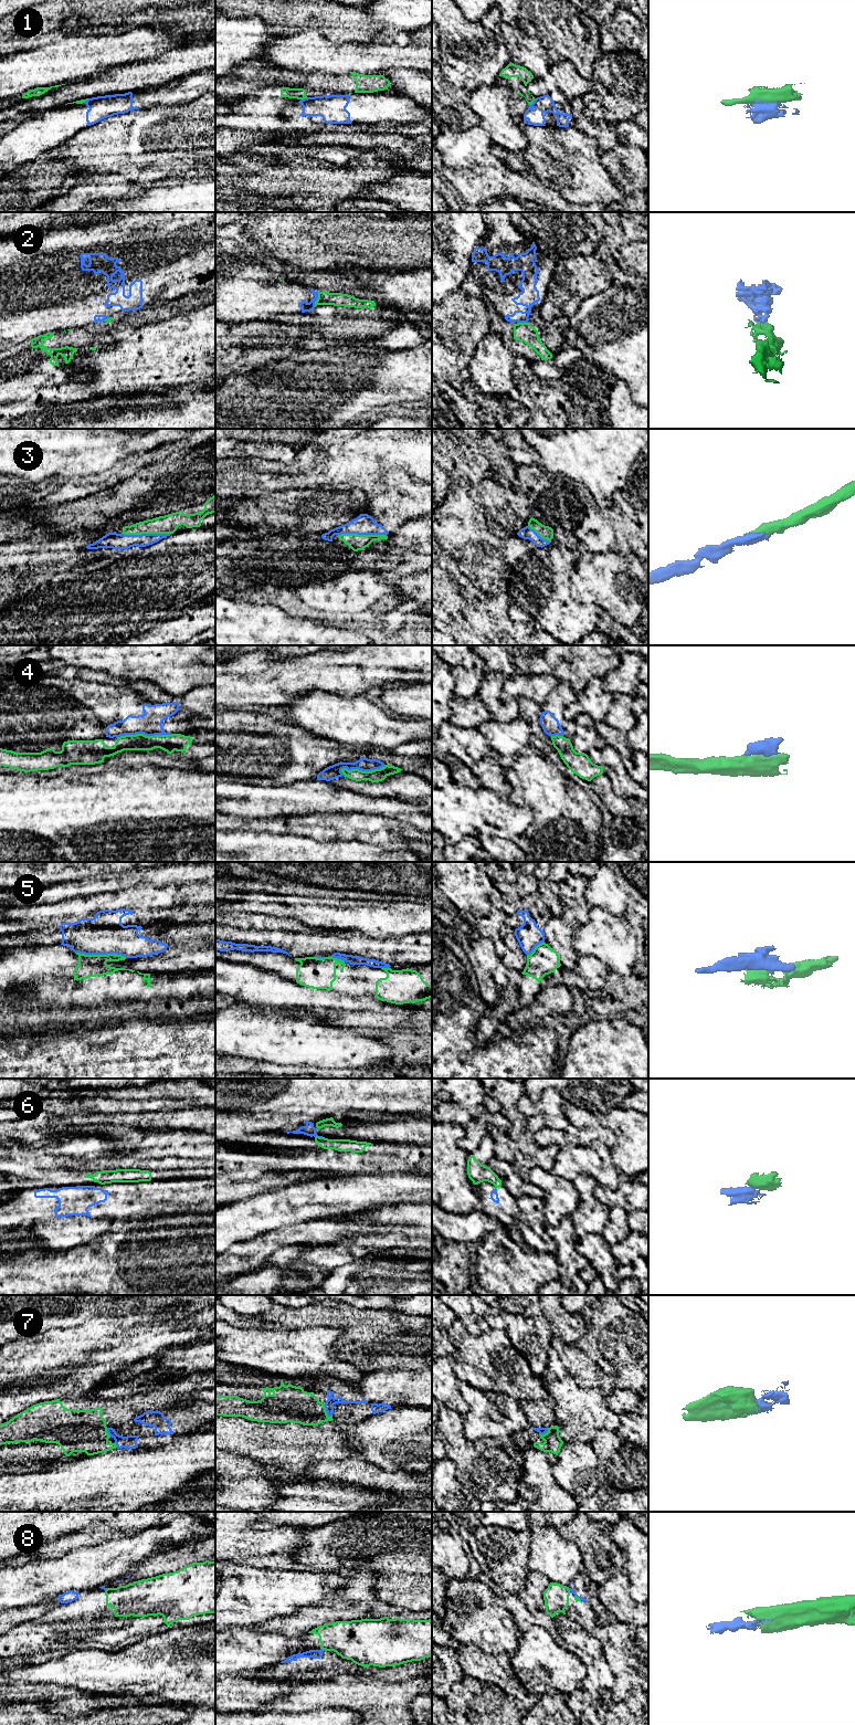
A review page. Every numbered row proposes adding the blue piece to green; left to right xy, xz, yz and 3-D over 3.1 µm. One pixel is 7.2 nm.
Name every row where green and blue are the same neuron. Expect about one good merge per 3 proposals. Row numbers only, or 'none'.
3, 7

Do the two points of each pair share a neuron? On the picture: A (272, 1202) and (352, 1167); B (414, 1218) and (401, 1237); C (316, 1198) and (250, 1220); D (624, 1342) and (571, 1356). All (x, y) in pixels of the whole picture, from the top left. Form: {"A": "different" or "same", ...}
{"A": "different", "B": "same", "C": "same", "D": "different"}

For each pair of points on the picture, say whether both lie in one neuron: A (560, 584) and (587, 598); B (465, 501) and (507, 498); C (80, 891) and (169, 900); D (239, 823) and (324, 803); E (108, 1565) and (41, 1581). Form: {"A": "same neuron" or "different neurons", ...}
{"A": "different neurons", "B": "different neurons", "C": "different neurons", "D": "different neurons", "E": "same neuron"}

